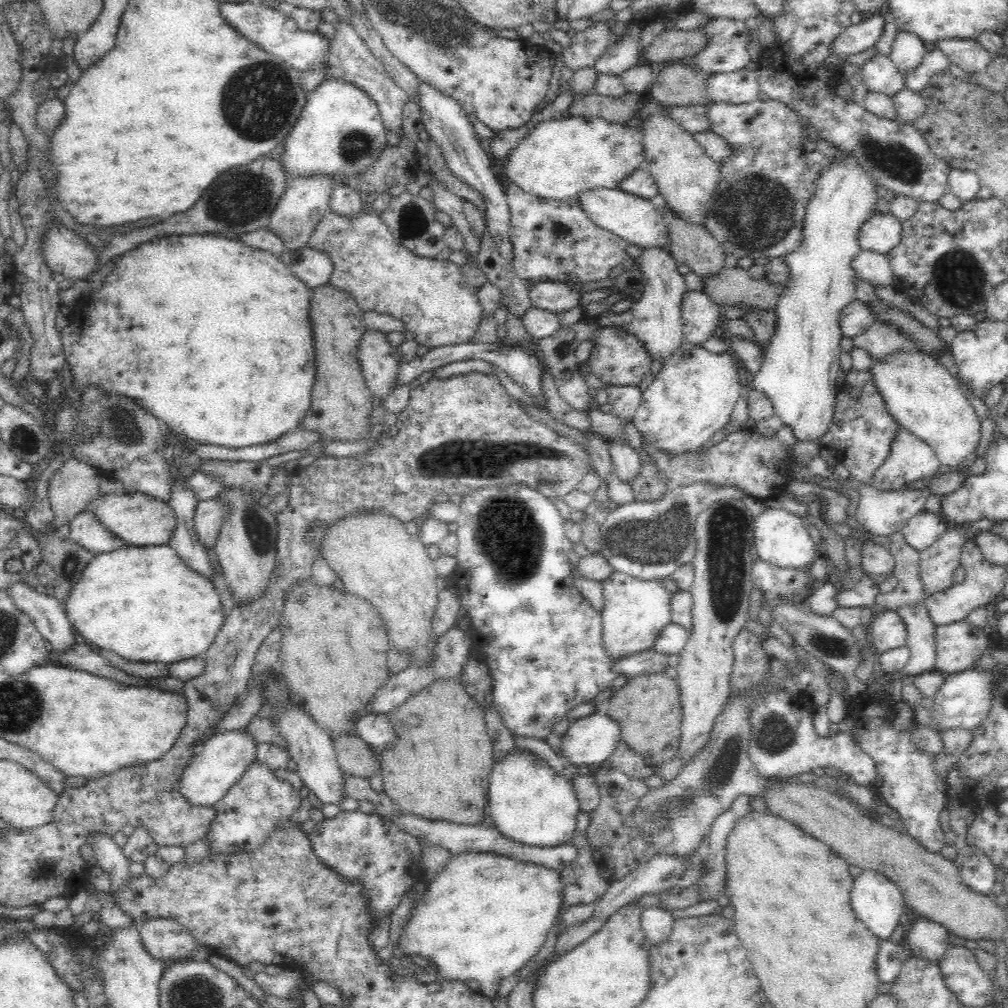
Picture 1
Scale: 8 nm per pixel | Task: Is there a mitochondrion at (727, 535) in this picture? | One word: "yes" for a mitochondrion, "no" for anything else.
yes

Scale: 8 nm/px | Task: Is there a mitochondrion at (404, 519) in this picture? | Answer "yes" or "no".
no

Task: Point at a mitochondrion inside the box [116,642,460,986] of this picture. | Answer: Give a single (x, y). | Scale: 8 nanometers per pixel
(317, 904)

